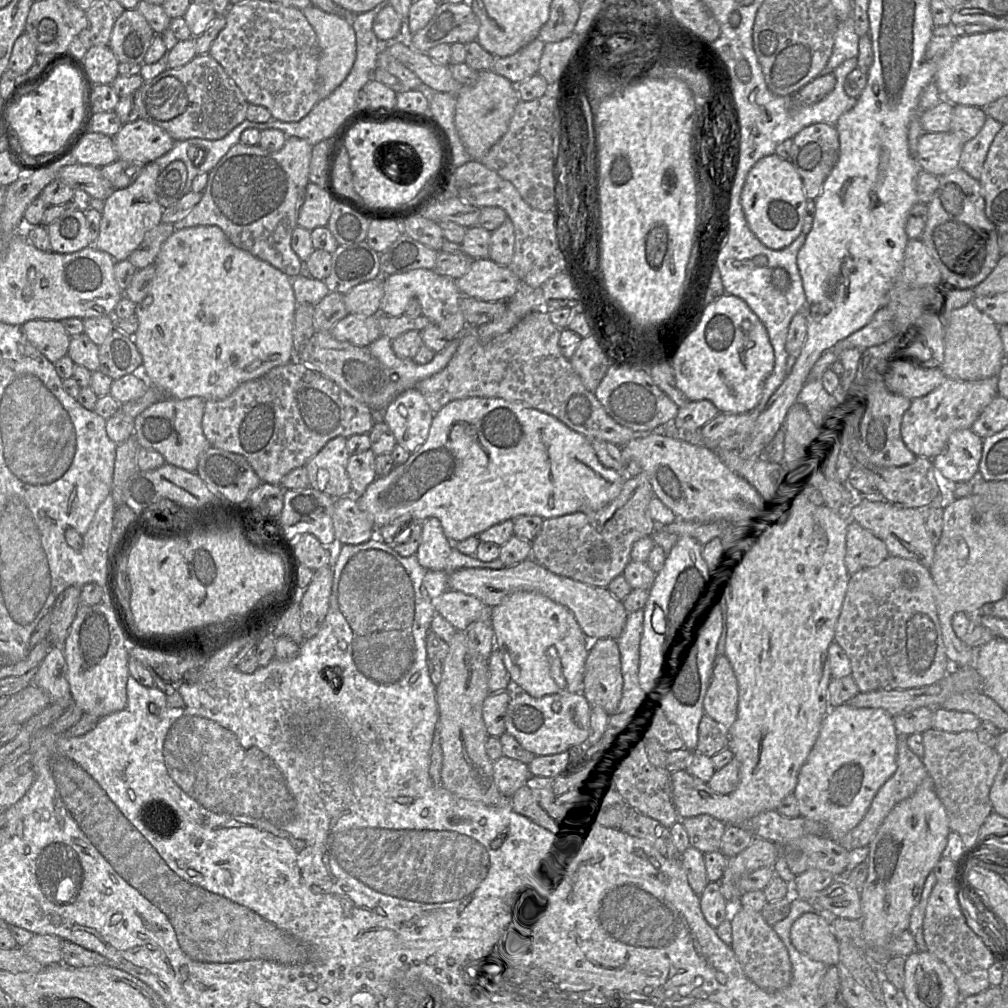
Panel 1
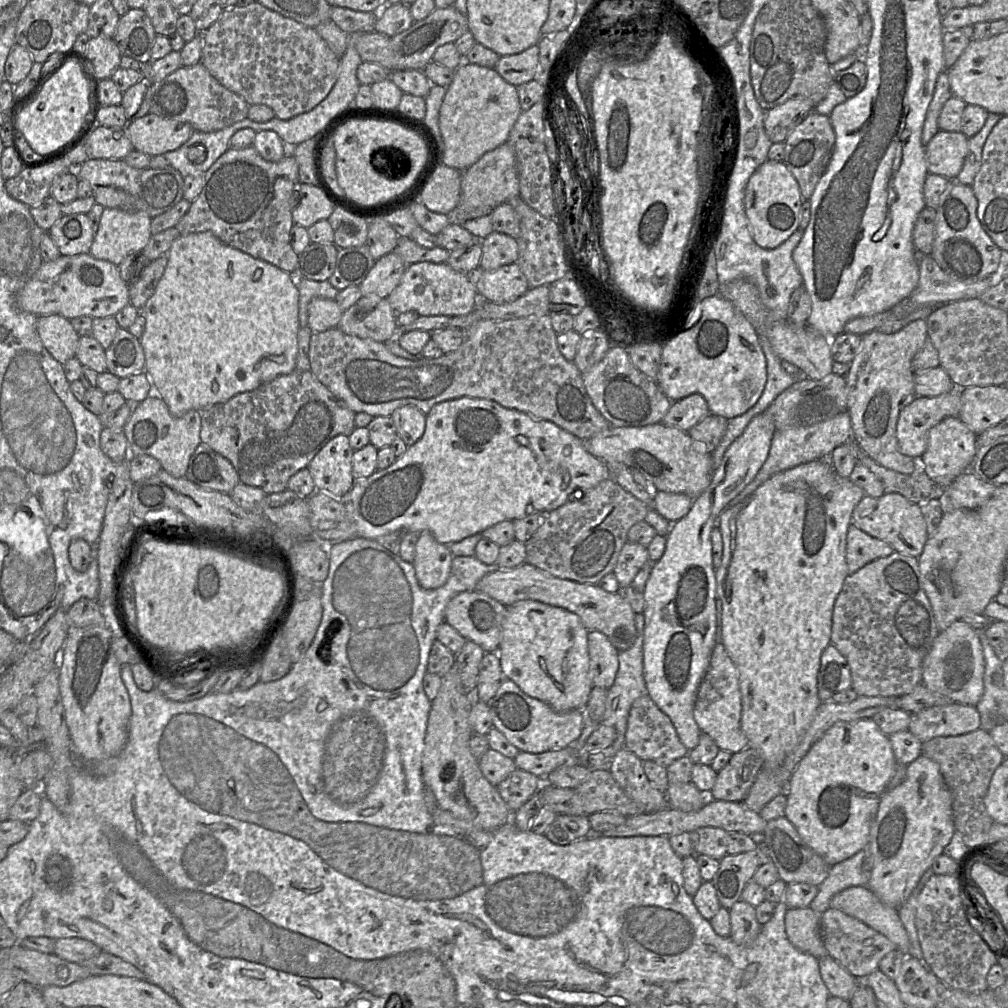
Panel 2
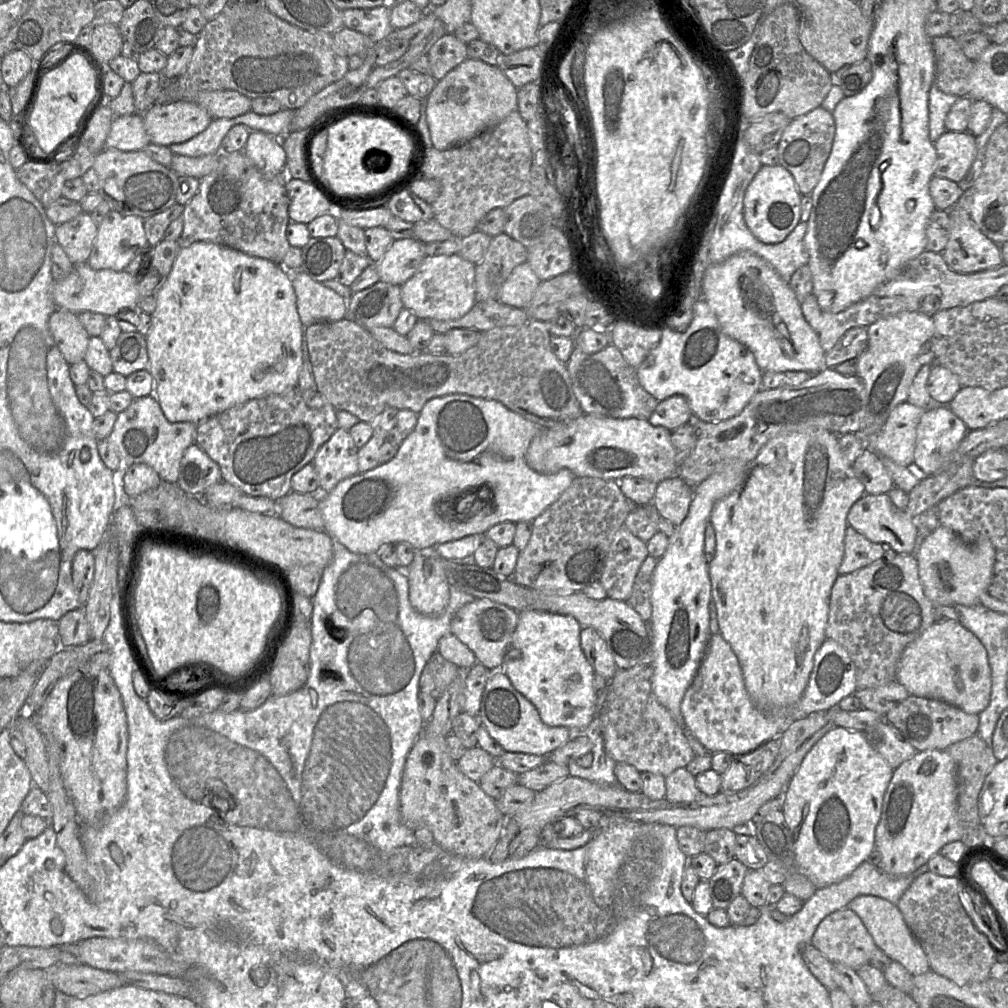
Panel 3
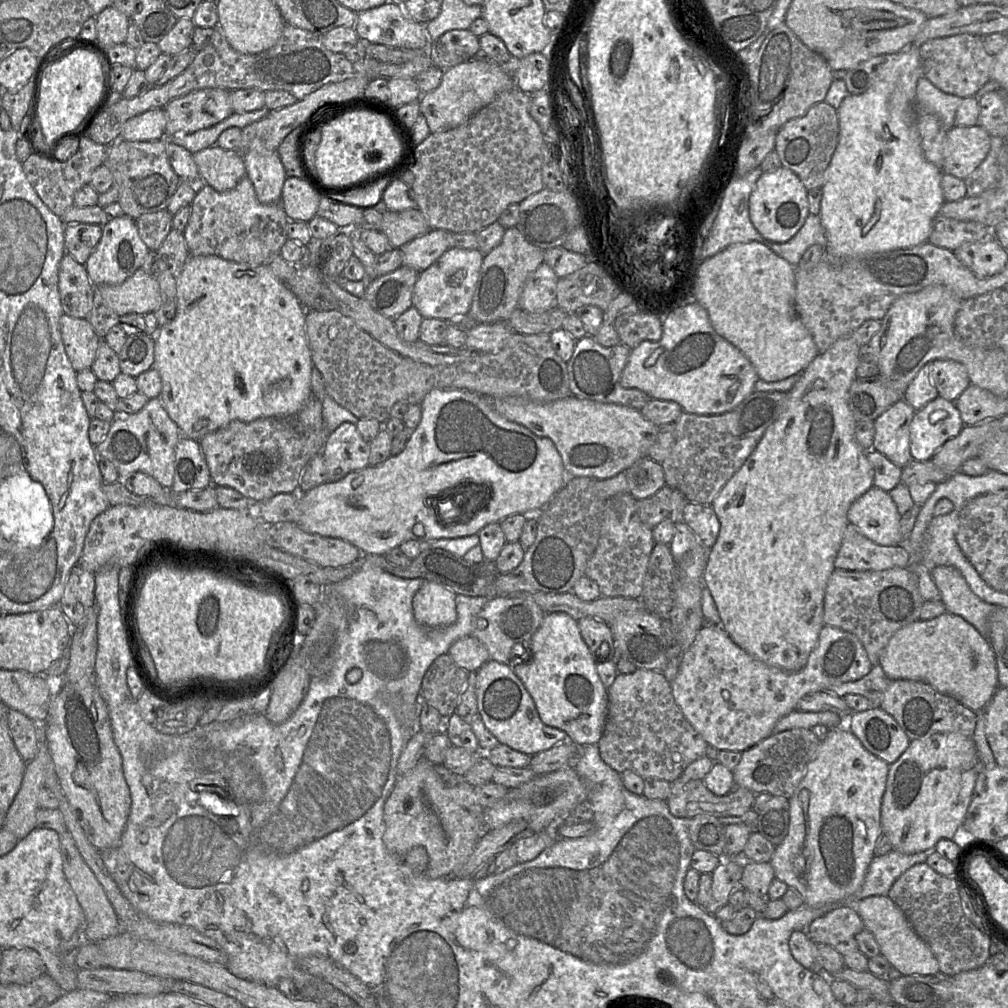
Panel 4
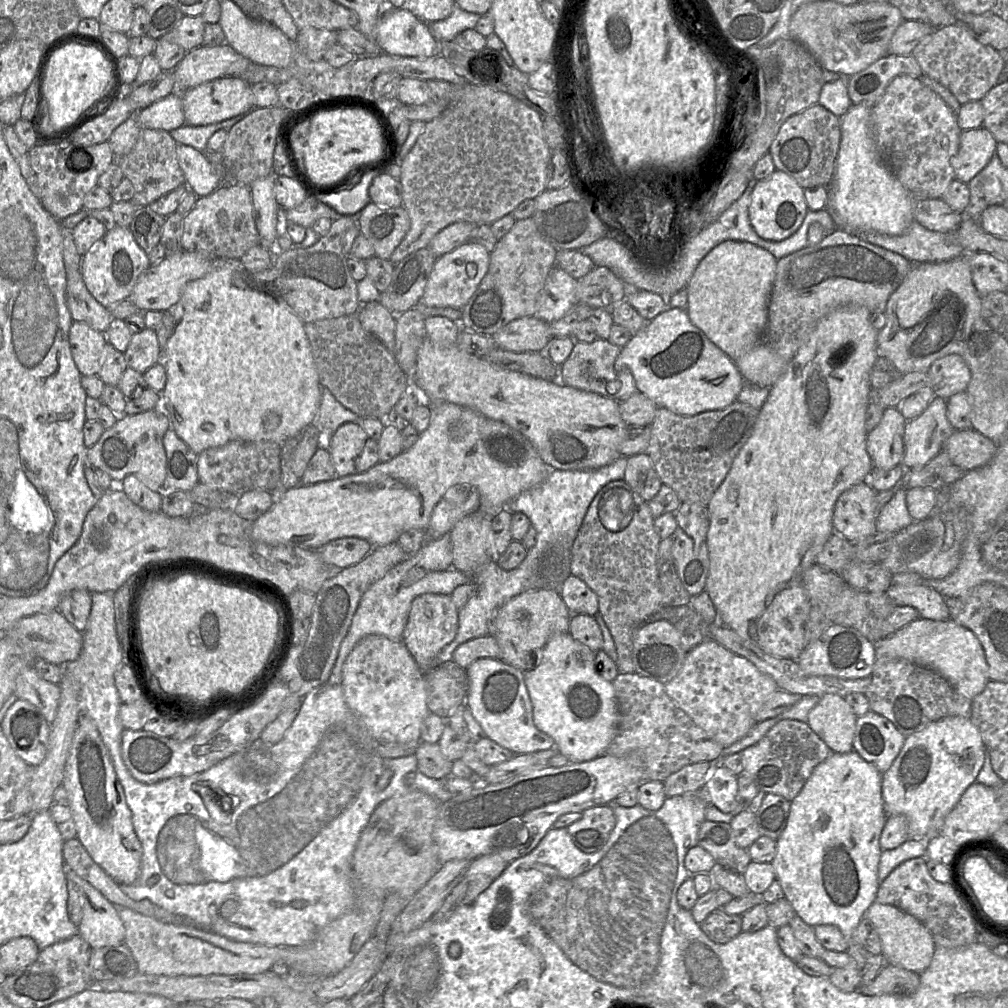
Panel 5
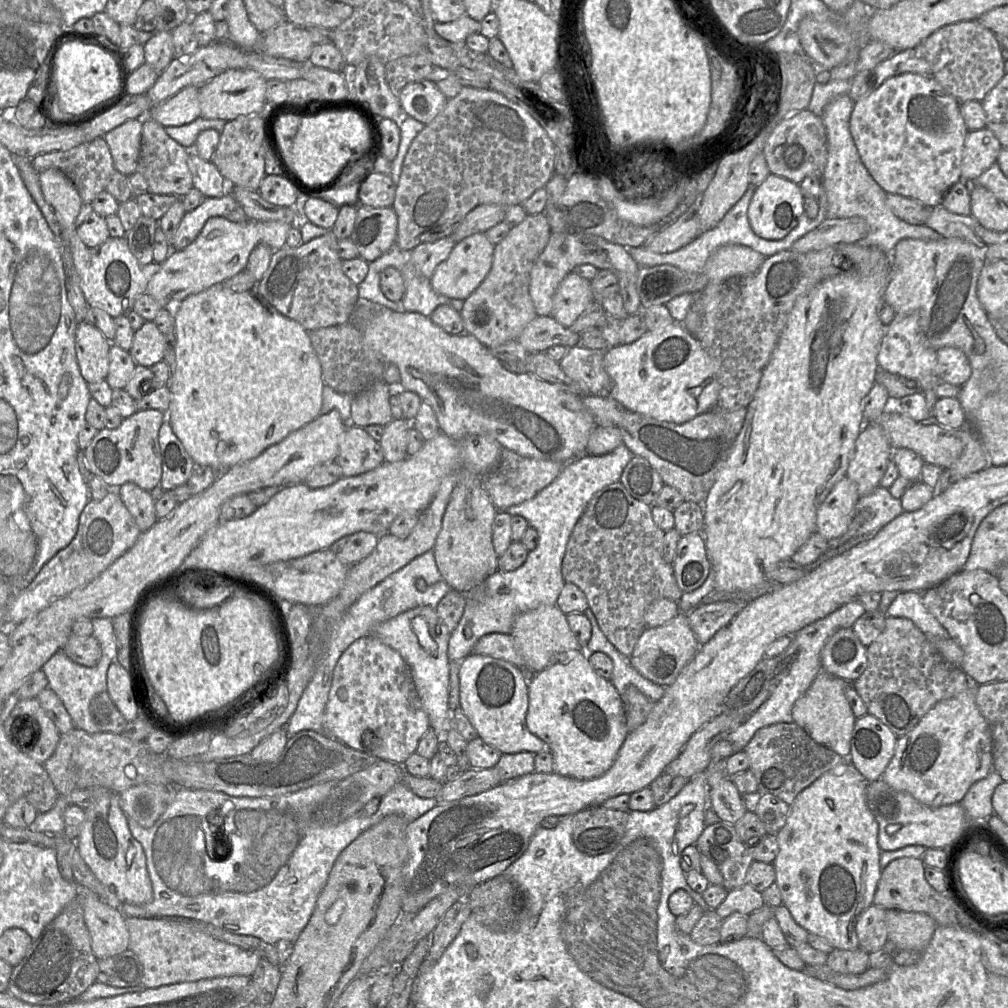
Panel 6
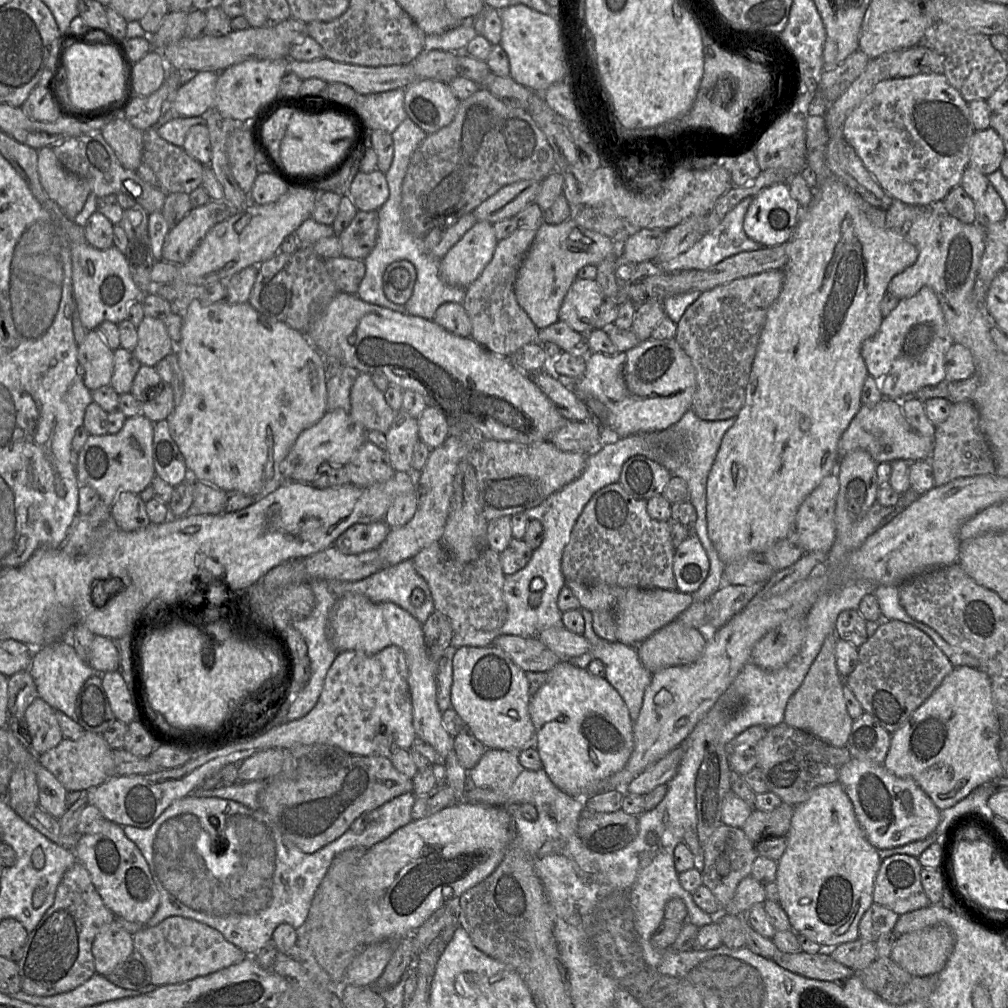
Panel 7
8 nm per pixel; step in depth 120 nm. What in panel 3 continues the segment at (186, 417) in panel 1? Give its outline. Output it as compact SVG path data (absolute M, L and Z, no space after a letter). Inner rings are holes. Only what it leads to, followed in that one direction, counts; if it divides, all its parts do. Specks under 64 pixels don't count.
M152 396L134 398L117 419L110 435L105 438L112 444L122 461L122 467L132 464L150 466L162 481L176 484L181 458L187 447L195 442L197 424L193 422L170 423L159 403Z

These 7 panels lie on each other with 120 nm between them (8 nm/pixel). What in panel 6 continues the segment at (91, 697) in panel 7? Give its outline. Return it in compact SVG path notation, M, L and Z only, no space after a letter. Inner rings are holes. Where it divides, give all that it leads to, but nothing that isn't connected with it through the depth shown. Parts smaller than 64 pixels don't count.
M108 691L97 694L90 702L92 720L100 732L121 734L128 721L114 704Z

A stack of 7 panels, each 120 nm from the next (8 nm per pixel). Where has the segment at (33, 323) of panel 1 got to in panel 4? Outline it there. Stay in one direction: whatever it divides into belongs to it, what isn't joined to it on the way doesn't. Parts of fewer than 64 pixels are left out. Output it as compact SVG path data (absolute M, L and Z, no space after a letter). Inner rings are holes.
M63 313L59 319L61 338L73 369L79 372L91 368L100 337L86 318Z

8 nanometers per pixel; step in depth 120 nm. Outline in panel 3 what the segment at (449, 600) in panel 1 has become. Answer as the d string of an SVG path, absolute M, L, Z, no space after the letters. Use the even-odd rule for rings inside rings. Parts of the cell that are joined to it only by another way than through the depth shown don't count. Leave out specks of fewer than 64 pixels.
M475 598L462 606L451 621L451 633L464 643L475 655L477 662L491 671L501 670L503 658L510 648L519 612L489 599Z

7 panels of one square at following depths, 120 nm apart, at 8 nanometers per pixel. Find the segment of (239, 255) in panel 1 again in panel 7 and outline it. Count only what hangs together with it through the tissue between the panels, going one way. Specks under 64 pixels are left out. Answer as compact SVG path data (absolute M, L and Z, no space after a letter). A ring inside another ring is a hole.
M192 300L186 307L183 307L183 310L175 309L177 312L182 313L182 326L180 330L180 339L176 345L176 354L178 357L179 366L183 376L183 394L180 403L175 406L172 412L168 415L166 420L168 421L169 425L169 432L172 439L177 444L183 458L185 460L186 467L190 472L191 476L195 479L211 483L218 488L224 490L227 493L242 493L251 497L262 497L276 488L278 488L281 484L285 482L293 482L293 481L286 481L283 479L280 466L283 460L288 455L289 451L291 450L292 446L294 445L298 436L307 428L313 426L317 421L319 421L325 413L328 411L327 409L327 378L328 378L328 369L325 364L324 357L321 355L319 351L317 351L314 346L310 343L308 338L300 331L293 329L292 327L288 326L284 322L277 321L273 318L269 318L258 311L256 311L248 302L238 303L238 304L231 304L227 301L218 301L215 303L204 304L201 303L199 300Z

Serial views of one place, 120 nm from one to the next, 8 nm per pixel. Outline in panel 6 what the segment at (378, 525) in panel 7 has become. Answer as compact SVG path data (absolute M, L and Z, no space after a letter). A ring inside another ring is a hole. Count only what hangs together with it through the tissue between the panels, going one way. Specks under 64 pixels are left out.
M359 531L340 538L329 549L345 565L352 566L371 554L378 540L376 534Z

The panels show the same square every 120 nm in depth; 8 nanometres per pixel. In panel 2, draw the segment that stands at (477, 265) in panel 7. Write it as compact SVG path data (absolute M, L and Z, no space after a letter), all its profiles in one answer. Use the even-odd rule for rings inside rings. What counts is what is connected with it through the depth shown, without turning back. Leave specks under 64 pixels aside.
M418 262L408 265L398 286L387 297L396 314L415 311L419 316L463 316L481 300L469 275L447 263Z

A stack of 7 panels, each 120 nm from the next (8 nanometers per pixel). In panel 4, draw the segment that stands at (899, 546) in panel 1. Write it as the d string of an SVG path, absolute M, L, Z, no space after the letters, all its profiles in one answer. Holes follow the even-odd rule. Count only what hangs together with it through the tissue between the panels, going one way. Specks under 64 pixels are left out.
M872 486L850 506L847 512L849 524L854 525L866 538L883 546L897 546L903 541L900 532L900 520L897 507L890 494Z

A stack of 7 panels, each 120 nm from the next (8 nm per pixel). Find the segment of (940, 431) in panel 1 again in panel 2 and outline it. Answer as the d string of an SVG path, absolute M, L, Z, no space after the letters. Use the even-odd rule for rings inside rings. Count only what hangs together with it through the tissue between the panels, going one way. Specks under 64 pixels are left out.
M960 389L938 396L916 396L899 413L896 435L904 455L922 456L927 449L929 430L947 417L958 417L961 409Z

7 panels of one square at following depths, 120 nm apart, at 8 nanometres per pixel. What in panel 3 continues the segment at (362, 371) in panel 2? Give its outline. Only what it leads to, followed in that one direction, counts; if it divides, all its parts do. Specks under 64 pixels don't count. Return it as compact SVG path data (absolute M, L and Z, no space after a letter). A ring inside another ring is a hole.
M348 317L339 321L313 323L305 328L304 339L317 391L336 409L347 411L360 421L374 424L386 408L420 413L425 403L435 397L465 394L501 402L511 411L542 428L562 427L582 414L567 370L553 353L548 324L530 319L523 325L493 328L481 332L476 345L460 355L432 355L427 352L399 354L385 348L367 329Z

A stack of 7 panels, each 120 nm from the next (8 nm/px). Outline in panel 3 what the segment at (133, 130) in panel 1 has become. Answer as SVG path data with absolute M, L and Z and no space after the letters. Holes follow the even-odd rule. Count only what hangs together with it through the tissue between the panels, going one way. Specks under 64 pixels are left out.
M177 101L154 104L143 114L150 142L163 146L190 140L212 121L207 110L196 103Z

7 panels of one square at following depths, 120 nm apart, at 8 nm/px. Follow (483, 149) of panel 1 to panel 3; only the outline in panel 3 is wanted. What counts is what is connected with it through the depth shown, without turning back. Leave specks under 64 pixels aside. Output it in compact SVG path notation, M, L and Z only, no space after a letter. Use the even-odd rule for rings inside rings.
M467 58L437 81L427 97L426 118L433 147L447 150L496 126L518 110L517 91L498 66Z

